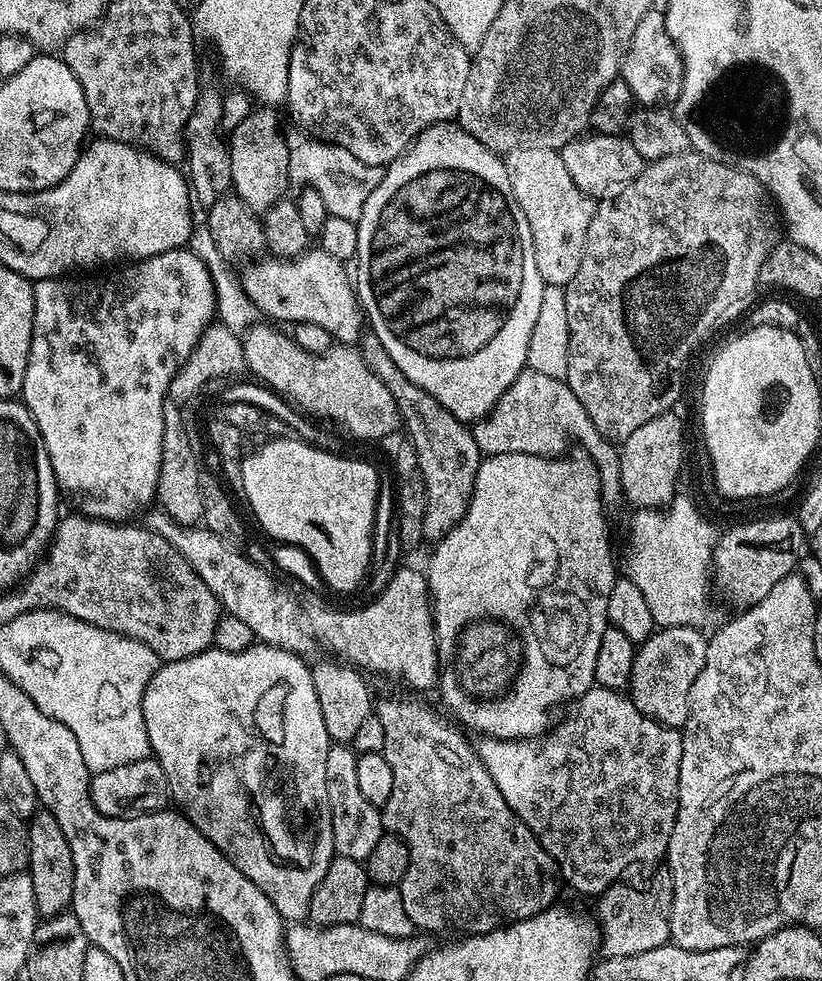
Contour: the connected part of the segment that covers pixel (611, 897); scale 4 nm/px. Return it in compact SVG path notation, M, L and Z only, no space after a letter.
M667 870L654 873L645 888L635 888L634 885L628 883L611 884L595 901L597 904L594 916L600 925L600 948L605 957L646 954L646 950L654 950L658 946L669 943L670 940L670 910L674 898L672 873Z

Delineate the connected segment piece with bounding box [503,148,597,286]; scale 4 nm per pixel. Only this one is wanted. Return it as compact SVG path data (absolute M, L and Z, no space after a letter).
M515 148L503 161L510 190L514 190L514 198L518 198L518 206L522 206L526 222L530 222L538 274L542 274L545 285L567 286L578 274L578 266L582 266L586 230L590 230L597 201L574 186L574 178L570 178L555 148Z

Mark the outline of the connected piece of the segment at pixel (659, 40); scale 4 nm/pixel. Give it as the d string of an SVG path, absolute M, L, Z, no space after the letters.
M660 10L647 12L638 22L638 30L634 30L634 38L630 38L630 46L626 50L624 60L620 64L619 79L630 86L633 101L640 106L664 106L675 102L680 97L680 88L684 84L684 63L676 43L671 40L666 30L664 13Z

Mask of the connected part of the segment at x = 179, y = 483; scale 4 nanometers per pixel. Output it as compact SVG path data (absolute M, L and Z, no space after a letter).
M172 402L164 405L164 433L162 434L162 466L156 487L159 507L176 524L196 526L204 519L204 491L200 485L202 465L196 461L184 416Z

